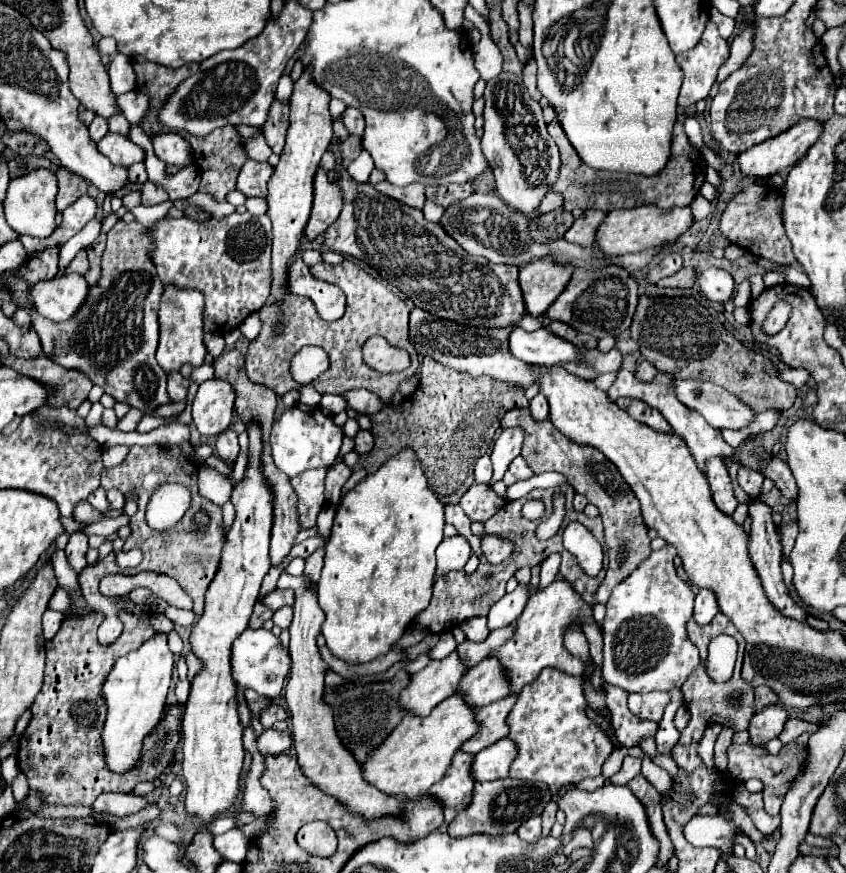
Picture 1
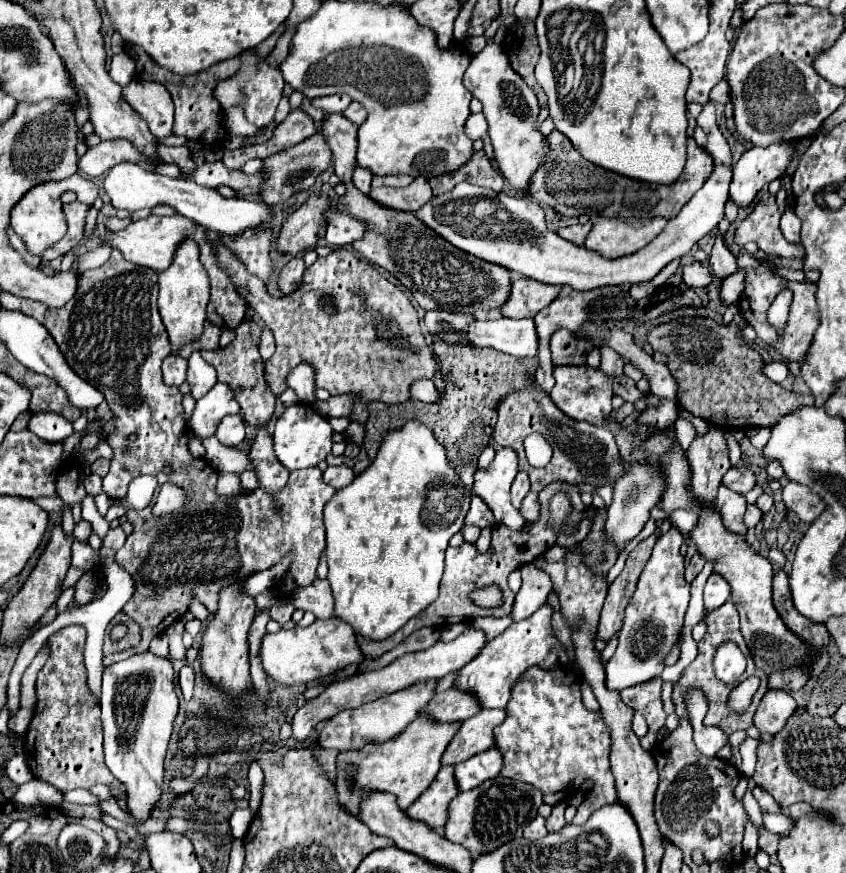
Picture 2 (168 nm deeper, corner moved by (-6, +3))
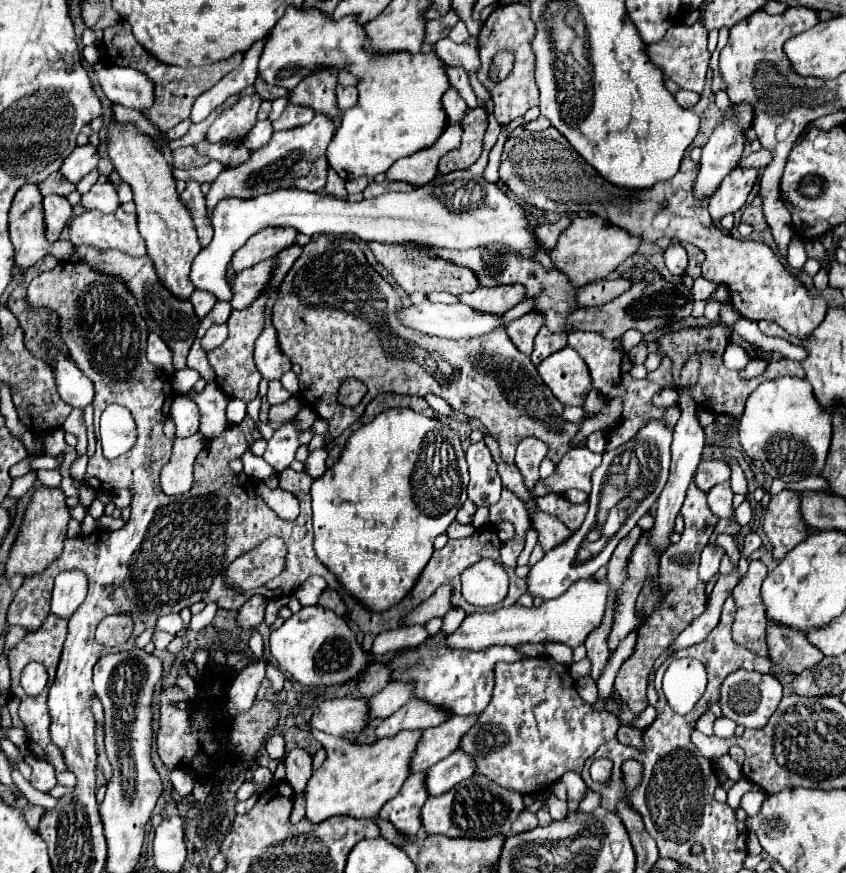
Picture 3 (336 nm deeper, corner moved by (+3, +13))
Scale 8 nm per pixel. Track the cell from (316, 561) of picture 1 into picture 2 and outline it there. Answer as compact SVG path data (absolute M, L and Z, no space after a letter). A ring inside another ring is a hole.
M316 577L308 587L300 587L300 591L292 593L290 603L296 609L310 611L310 613L314 613L320 619L332 617L334 599L332 599L332 591L330 591L328 579Z

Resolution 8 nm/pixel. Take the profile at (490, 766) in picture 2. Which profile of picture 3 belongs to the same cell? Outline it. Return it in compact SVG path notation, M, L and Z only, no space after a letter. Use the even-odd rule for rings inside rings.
M463 751L451 753L443 761L433 765L431 769L427 769L425 785L427 785L429 797L447 793L447 789L453 789L459 781L471 777L473 771L475 771L475 761L467 753L463 753Z

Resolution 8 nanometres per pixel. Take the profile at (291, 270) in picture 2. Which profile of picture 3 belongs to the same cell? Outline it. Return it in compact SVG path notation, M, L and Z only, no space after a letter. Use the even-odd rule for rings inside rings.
M263 261L257 263L255 267L249 267L241 273L235 273L233 281L231 281L231 289L233 289L233 297L231 297L231 307L233 309L247 309L247 305L251 305L251 301L255 297L259 297L259 293L267 287L269 279L271 279L271 271L273 271L275 261Z

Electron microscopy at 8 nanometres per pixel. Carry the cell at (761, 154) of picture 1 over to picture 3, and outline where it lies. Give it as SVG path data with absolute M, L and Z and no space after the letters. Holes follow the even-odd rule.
M735 167L715 189L709 201L709 215L713 221L723 219L725 215L735 213L741 209L753 189L753 183L757 179L757 169L739 169Z

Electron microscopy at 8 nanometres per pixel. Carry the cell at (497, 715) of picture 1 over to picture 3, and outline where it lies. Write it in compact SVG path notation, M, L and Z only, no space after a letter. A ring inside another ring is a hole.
M455 715L445 723L423 731L415 755L411 757L411 773L427 771L437 761L451 755L459 747L461 737L473 727L475 721L477 715L467 715L467 717Z

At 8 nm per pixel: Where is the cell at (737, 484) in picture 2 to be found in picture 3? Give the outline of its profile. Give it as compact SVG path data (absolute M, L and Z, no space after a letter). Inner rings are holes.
M709 459L709 461L701 461L699 469L693 477L693 483L701 489L701 491L709 491L713 485L719 485L723 481L729 481L731 477L731 469L727 463L719 461L719 459Z

